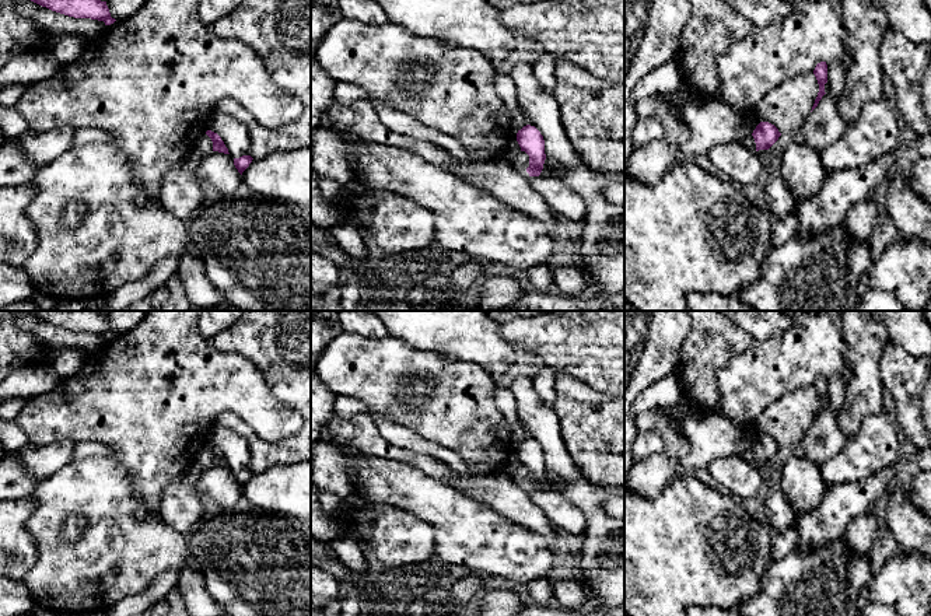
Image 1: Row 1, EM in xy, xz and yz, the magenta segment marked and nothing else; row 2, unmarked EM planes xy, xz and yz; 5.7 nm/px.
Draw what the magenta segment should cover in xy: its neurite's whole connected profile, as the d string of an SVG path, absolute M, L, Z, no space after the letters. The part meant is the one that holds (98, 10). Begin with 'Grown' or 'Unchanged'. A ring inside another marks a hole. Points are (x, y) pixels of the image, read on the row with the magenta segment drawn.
Unchanged. M31 0L52 11L74 17L104 21L105 25L113 24L116 20L111 17L106 1L101 0Z

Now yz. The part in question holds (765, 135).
Unchanged. M760 122L753 130L752 136L756 143L756 151L759 151L769 150L778 140L781 133L774 125L769 122Z

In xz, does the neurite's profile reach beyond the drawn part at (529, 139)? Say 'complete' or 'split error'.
complete

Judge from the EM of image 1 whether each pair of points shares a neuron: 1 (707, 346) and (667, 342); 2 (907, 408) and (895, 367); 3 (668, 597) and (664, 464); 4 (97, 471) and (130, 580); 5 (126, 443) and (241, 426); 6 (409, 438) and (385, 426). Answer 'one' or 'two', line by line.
1: two
2: one
3: two
4: one
5: two
6: one

